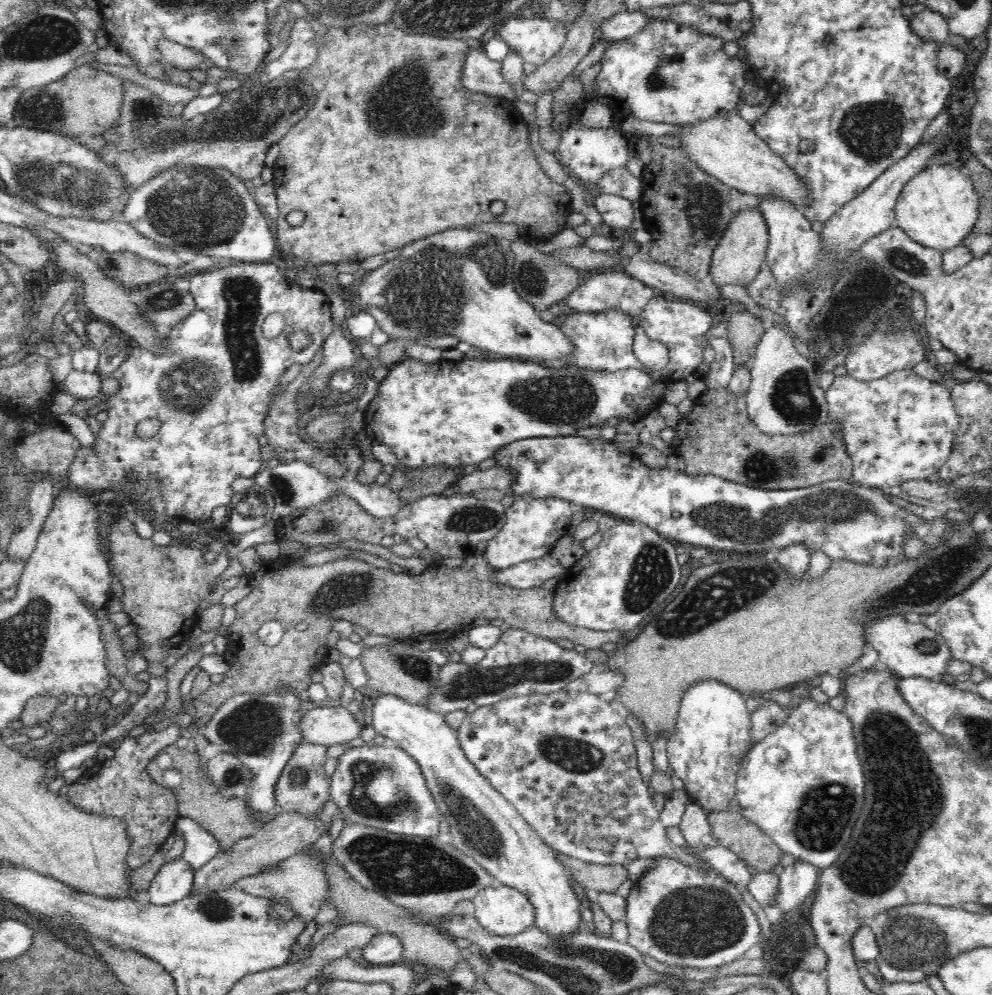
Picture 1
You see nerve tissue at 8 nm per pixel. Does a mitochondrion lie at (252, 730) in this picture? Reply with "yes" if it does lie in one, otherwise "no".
yes

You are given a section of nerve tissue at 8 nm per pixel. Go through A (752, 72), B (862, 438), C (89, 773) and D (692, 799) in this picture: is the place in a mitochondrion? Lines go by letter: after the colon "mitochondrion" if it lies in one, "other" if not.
A: other
B: mitochondrion
C: other
D: other

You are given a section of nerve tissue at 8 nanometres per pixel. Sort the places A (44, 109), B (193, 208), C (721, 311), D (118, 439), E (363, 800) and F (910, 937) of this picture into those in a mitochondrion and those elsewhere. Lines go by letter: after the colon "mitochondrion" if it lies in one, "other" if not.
A: mitochondrion
B: mitochondrion
C: other
D: other
E: mitochondrion
F: mitochondrion

